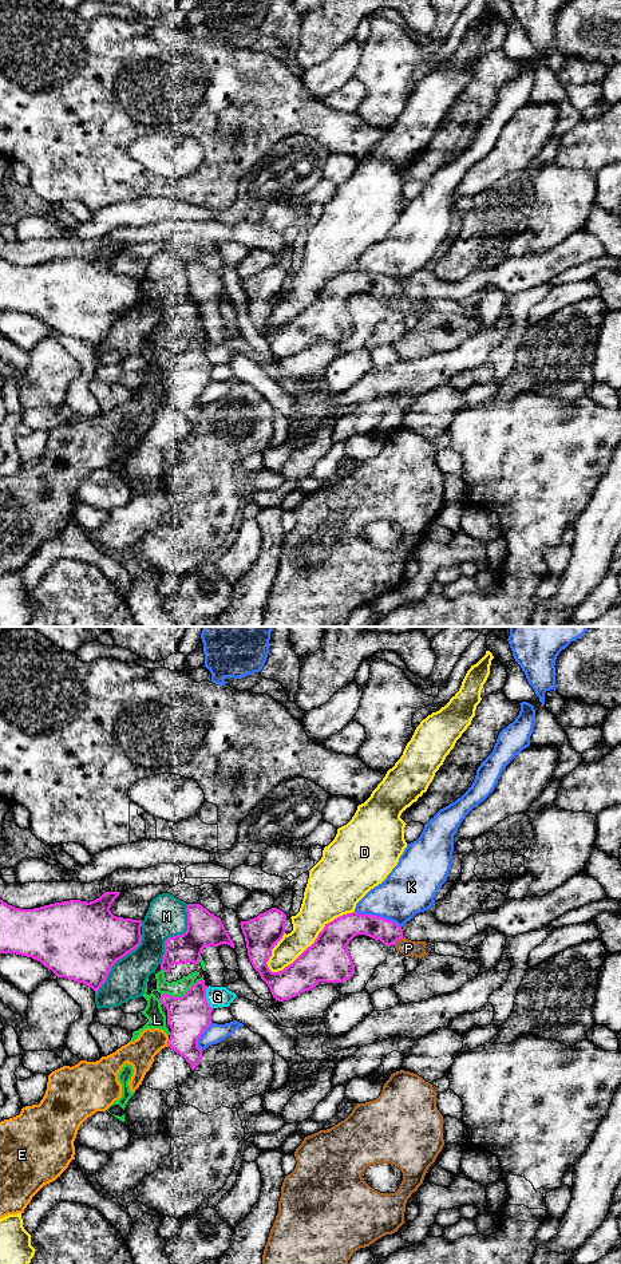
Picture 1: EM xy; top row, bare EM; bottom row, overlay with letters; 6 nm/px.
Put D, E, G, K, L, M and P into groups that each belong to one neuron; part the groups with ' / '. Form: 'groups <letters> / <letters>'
groups D / E / G P / K / L / M

